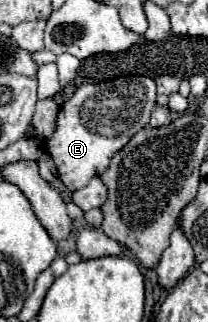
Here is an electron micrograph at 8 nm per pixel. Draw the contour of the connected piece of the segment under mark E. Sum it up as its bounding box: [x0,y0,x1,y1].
[45,76,157,190]

